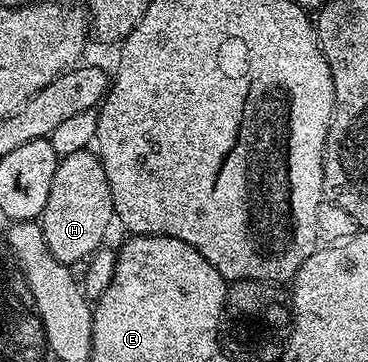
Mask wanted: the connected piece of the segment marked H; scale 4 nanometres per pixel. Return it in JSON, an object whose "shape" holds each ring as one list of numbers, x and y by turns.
{"shape":[[91,148,64,153,57,172,53,172,53,185,49,188,49,200,45,200,41,219,45,244,51,255,68,264,90,259,104,245,103,237,115,221,113,196,98,153]]}

